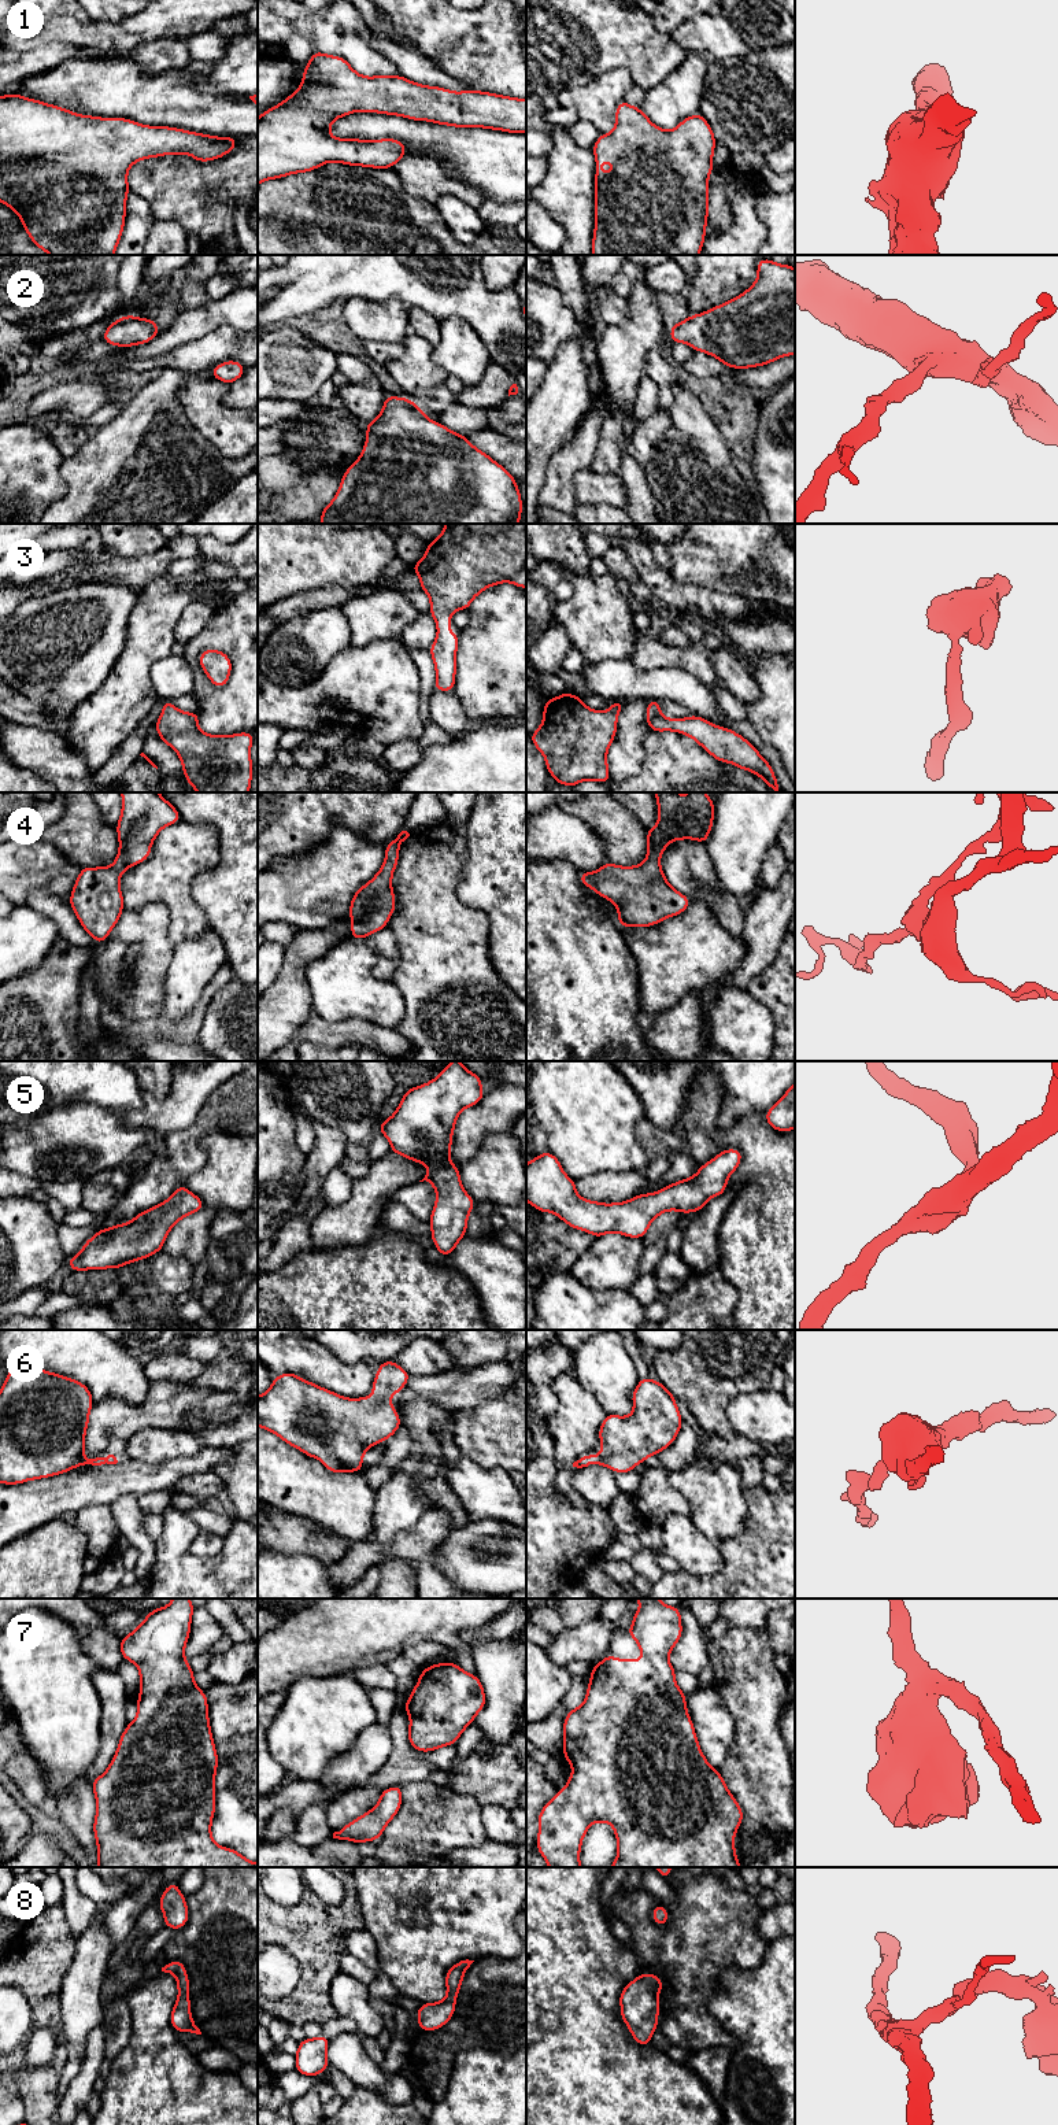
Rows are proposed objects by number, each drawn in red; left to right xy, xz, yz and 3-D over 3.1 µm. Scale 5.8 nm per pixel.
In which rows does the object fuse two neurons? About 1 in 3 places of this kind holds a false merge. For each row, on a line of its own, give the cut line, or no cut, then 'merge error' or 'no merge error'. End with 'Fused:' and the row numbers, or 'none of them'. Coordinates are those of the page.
1: cut none; no merge error
2: cut none; no merge error
3: cut none; no merge error
4: cut none; no merge error
5: cut none; no merge error
6: cut none; no merge error
7: cut none; no merge error
8: cut none; no merge error
Fused: none of them

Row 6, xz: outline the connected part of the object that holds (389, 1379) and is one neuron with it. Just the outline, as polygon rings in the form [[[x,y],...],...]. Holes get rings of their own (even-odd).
[[[393,1360],[382,1361],[371,1386],[373,1397],[345,1398],[292,1372],[285,1372],[273,1378],[270,1389],[258,1396],[258,1426],[274,1433],[304,1455],[321,1460],[329,1472],[363,1471],[362,1456],[370,1449],[369,1445],[377,1446],[381,1441],[386,1441],[402,1426],[399,1413],[388,1400],[406,1386],[410,1376]]]

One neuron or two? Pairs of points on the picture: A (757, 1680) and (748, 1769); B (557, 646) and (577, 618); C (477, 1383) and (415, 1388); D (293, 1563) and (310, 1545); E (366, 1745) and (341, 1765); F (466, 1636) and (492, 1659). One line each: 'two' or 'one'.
A: one
B: two
C: one
D: two
E: one
F: two

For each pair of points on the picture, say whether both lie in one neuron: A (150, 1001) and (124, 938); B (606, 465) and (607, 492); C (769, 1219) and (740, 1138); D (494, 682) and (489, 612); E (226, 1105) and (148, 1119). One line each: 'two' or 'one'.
A: one
B: two
C: one
D: one
E: two

